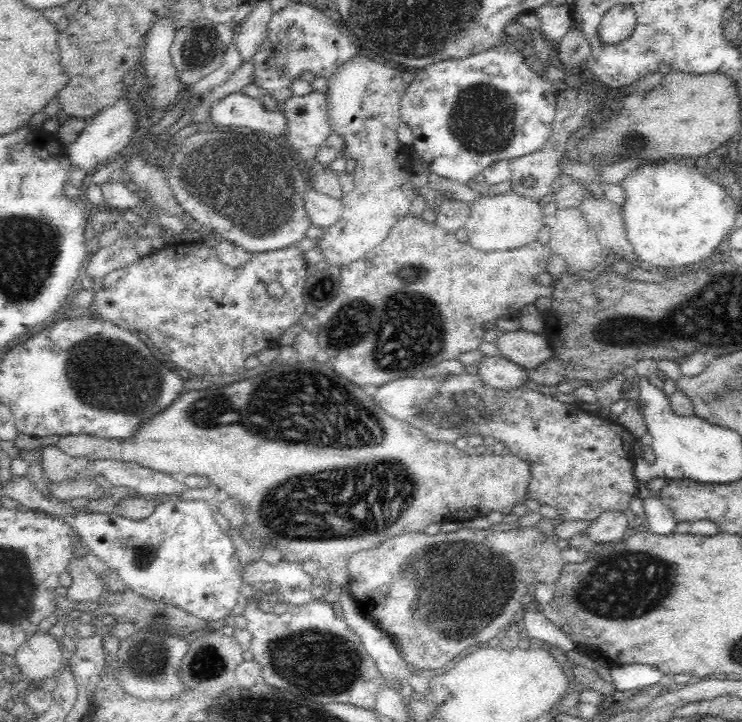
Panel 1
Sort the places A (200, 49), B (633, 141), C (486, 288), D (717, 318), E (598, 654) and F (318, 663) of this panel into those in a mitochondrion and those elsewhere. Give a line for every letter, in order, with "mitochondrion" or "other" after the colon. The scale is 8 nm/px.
A: mitochondrion
B: mitochondrion
C: other
D: mitochondrion
E: other
F: mitochondrion

